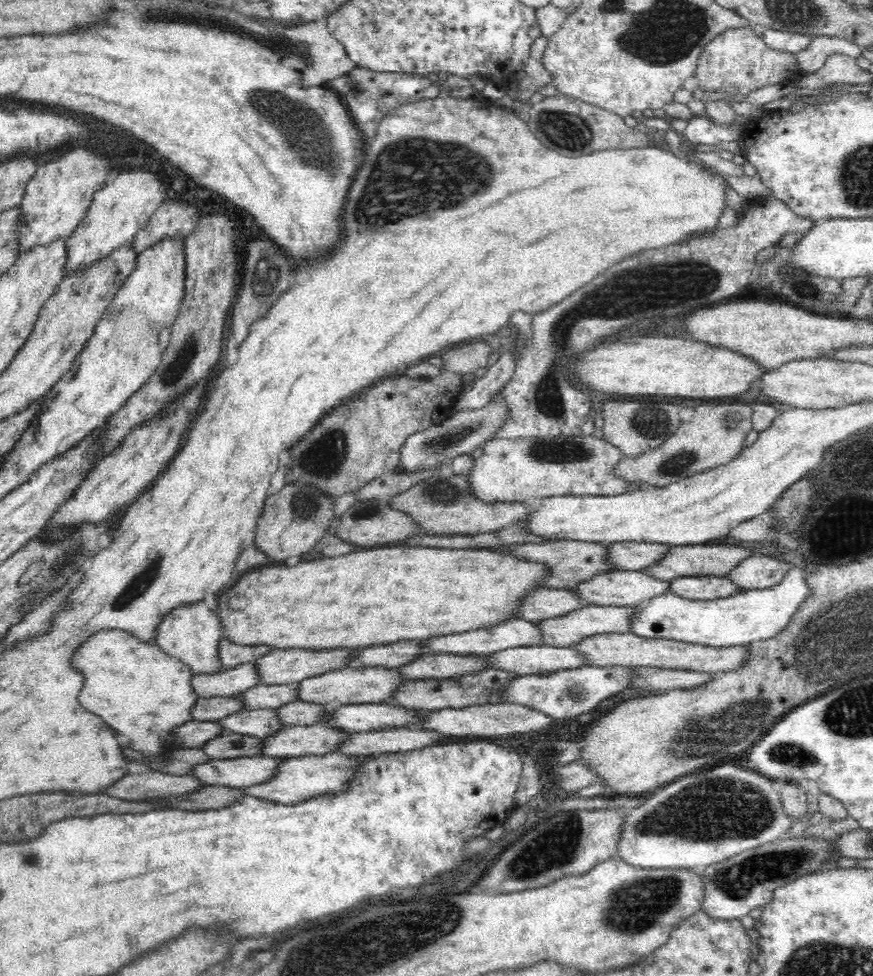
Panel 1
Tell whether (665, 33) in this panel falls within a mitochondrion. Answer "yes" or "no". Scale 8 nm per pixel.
yes

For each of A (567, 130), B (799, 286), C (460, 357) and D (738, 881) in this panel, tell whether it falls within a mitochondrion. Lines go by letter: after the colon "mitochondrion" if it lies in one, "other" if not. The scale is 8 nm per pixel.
A: mitochondrion
B: mitochondrion
C: other
D: mitochondrion

